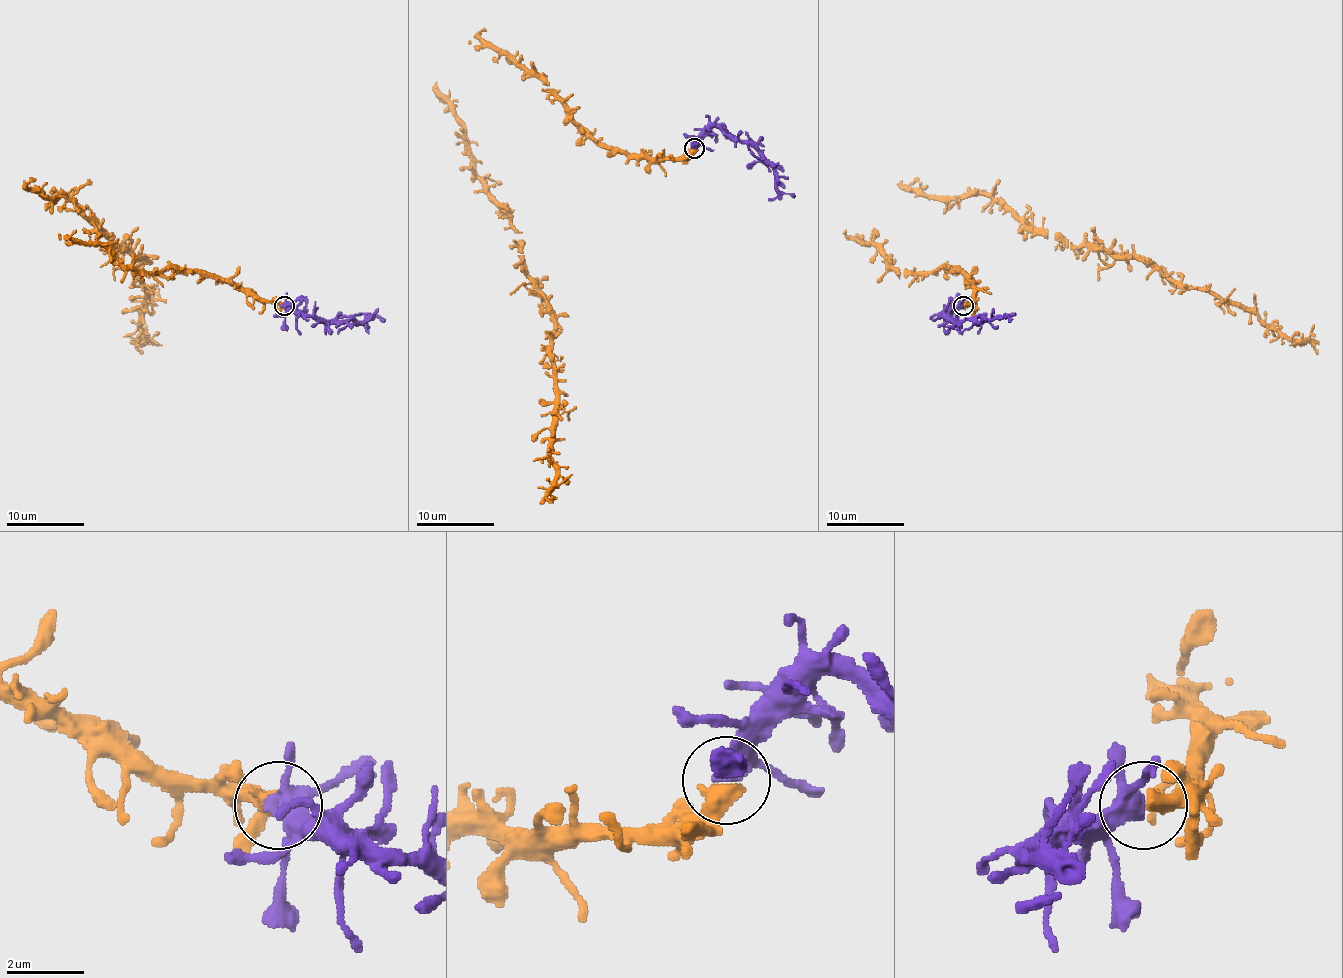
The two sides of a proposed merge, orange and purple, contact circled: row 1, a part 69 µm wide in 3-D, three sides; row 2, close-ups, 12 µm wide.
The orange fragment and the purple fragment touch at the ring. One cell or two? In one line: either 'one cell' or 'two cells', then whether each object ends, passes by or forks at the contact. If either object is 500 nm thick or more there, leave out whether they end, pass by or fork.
one cell

